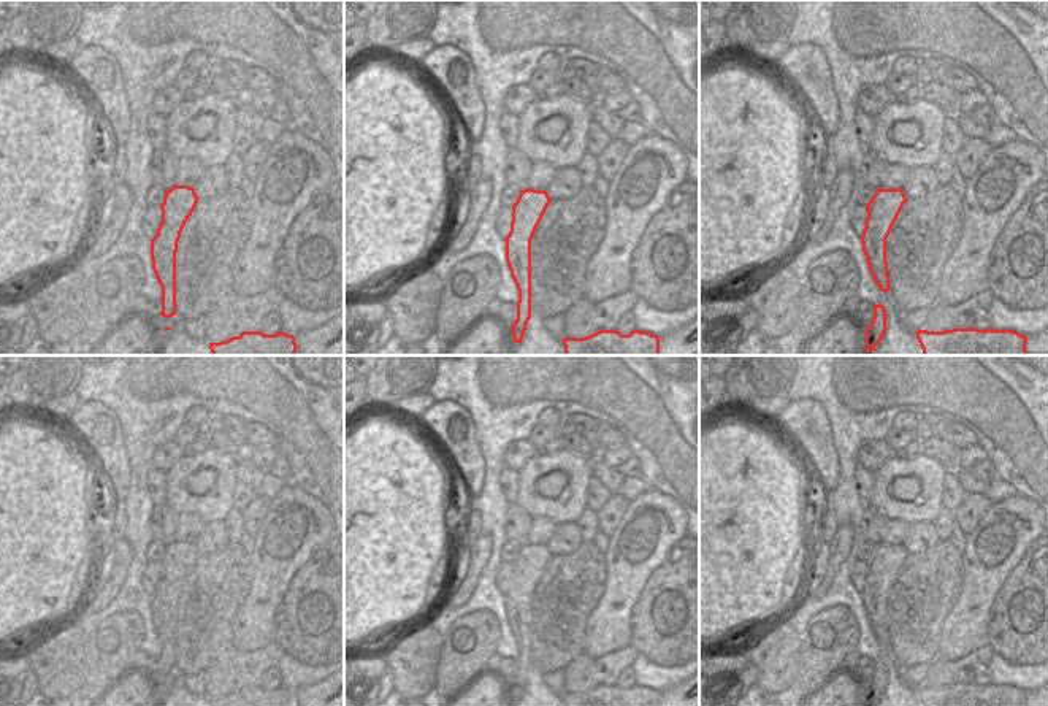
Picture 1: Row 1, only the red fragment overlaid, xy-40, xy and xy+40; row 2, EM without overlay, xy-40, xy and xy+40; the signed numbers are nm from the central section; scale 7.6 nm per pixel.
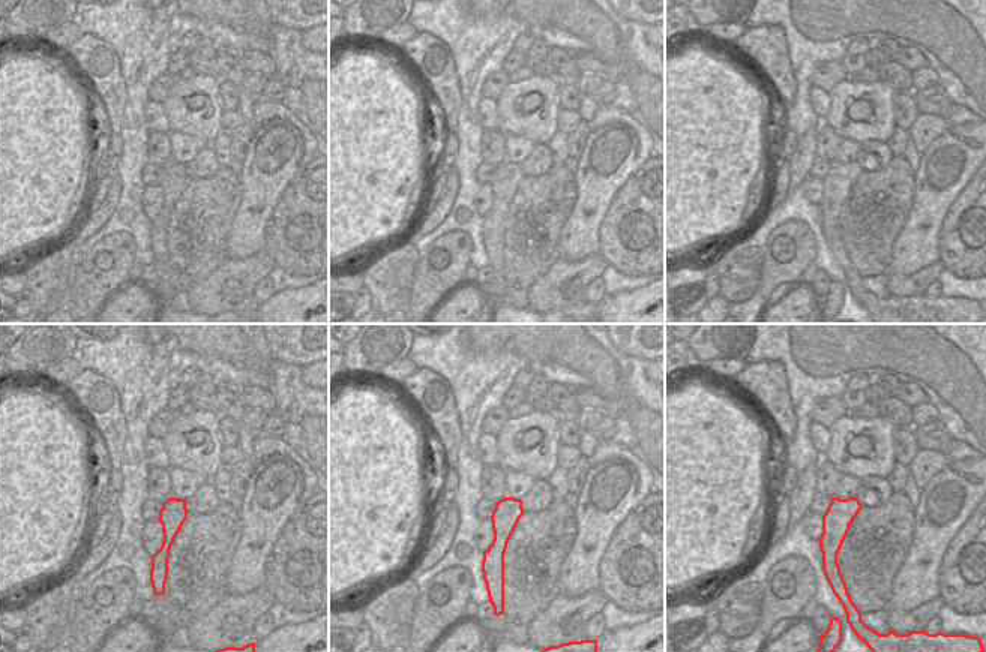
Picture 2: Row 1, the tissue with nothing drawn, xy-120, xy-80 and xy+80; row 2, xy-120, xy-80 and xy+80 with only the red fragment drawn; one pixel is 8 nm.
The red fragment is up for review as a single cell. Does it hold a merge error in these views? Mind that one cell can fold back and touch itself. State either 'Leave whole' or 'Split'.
Split.

